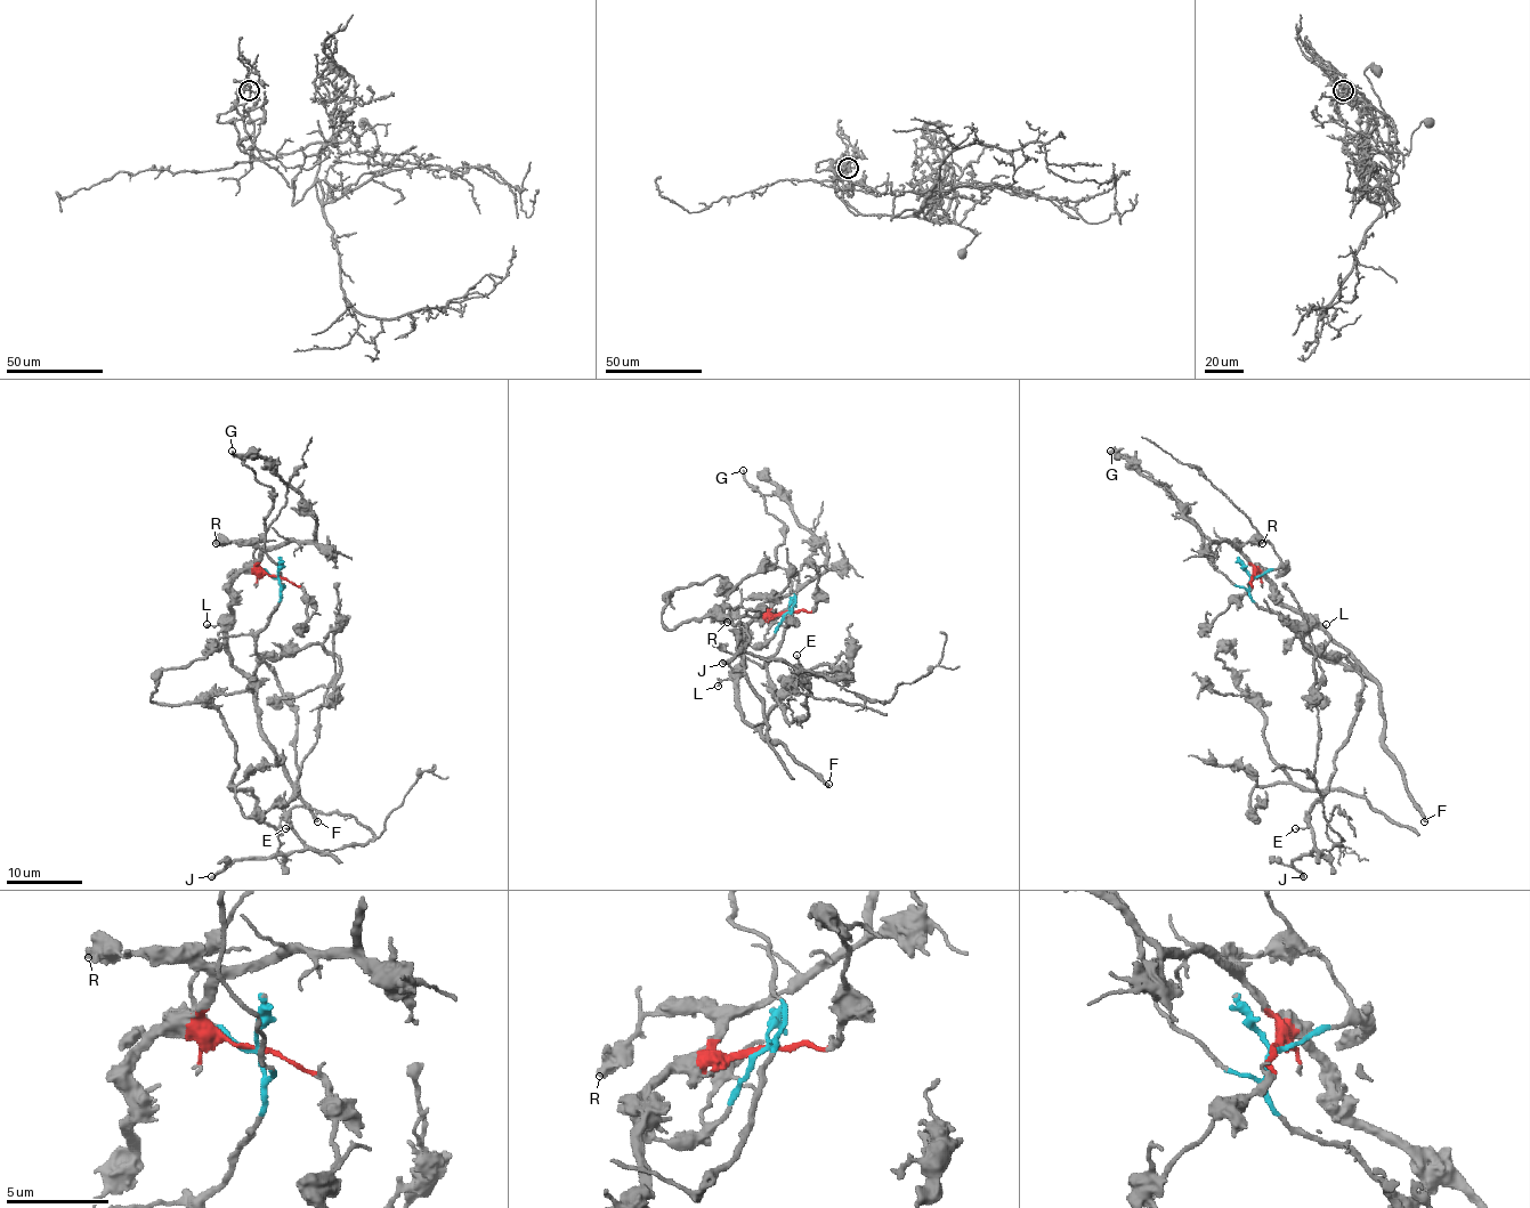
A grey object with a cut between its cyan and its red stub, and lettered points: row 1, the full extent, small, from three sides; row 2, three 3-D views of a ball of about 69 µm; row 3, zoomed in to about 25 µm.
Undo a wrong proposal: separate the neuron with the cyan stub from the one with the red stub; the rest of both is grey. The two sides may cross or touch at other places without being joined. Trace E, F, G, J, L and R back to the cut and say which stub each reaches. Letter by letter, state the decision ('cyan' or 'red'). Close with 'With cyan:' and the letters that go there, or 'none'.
E: cyan
F: red
G: cyan
J: cyan
L: red
R: red
With cyan: E, G, J

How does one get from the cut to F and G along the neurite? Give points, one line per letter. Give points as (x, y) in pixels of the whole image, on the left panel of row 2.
F: (277, 576), (241, 573), (231, 584), (227, 655), (253, 687), (261, 738), (317, 821)
G: (277, 578), (283, 588), (278, 567), (264, 548), (266, 517), (273, 504), (273, 491), (231, 451)

